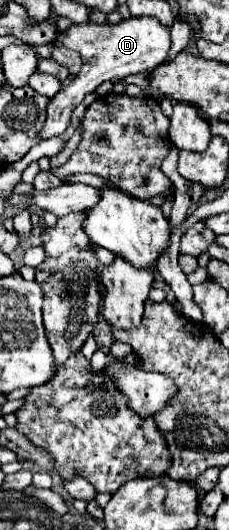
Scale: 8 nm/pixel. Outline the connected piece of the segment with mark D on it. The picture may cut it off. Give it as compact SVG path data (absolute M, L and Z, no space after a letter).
M128 17L122 19L118 25L110 23L82 23L72 25L66 33L56 37L56 43L76 49L82 57L82 69L72 83L68 83L62 91L58 91L48 107L46 107L46 121L38 133L38 139L50 139L54 135L62 135L70 125L70 115L74 107L84 99L84 95L92 93L102 81L118 81L130 73L146 73L152 67L160 65L168 51L170 51L170 29L164 27L154 17Z

